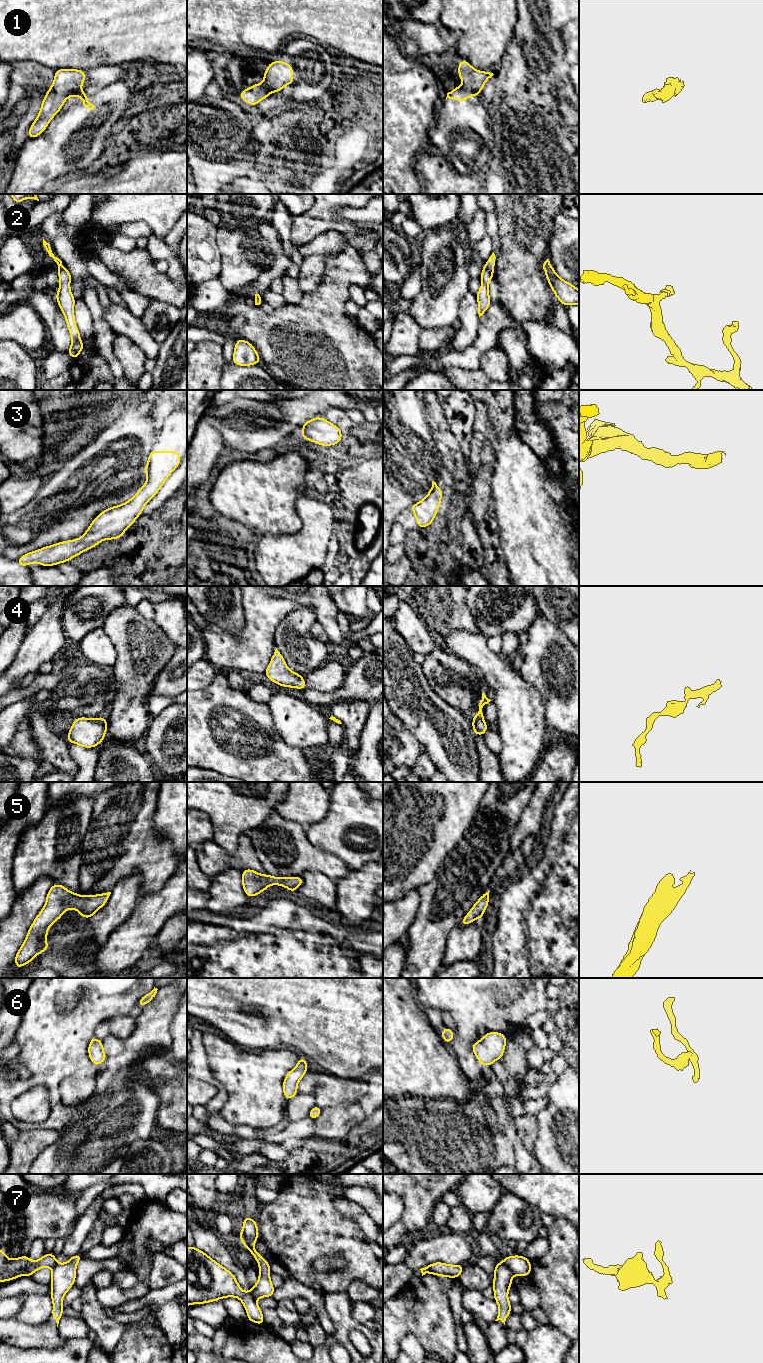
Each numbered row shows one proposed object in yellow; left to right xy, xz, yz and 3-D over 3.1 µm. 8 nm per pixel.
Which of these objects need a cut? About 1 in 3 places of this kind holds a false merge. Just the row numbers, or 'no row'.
1, 7

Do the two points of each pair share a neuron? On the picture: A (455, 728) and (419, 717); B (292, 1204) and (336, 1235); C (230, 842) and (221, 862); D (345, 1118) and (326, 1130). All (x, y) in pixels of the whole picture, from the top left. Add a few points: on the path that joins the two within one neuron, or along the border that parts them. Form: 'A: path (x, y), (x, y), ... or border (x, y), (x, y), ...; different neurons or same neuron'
A: path (446, 728), (440, 728), (428, 717); same neuron
B: path (303, 1215), (318, 1230), (325, 1232); same neuron
C: border (242, 834), (238, 847), (230, 853), (212, 840); different neurons
D: path (340, 1121), (331, 1125); same neuron

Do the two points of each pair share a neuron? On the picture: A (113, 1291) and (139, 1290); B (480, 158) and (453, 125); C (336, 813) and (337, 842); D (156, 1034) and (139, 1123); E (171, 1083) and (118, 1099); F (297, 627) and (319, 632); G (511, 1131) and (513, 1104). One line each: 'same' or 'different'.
A: same
B: same
C: same
D: same
E: different
F: different
G: different

